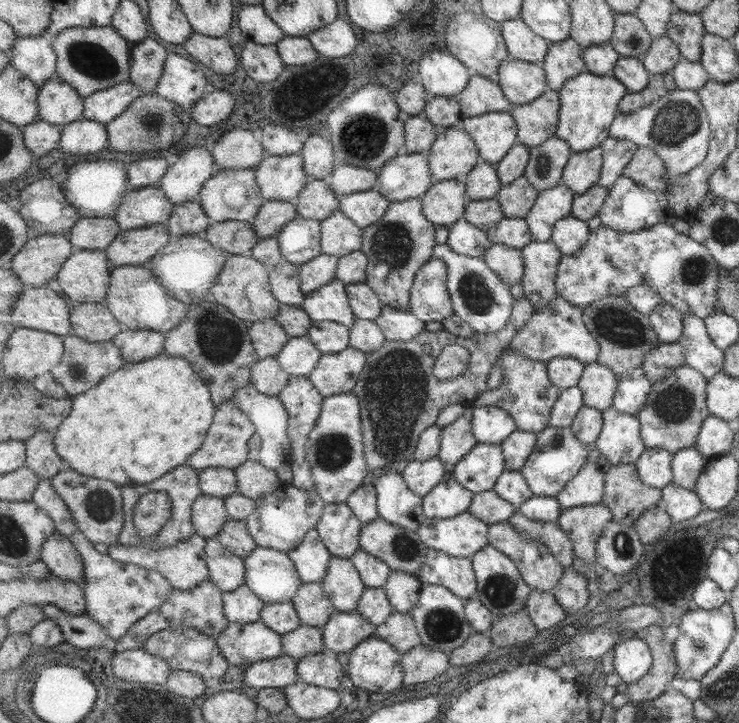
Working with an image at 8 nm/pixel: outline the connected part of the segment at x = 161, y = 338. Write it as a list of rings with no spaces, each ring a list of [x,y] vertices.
[[[126,328],[113,341],[121,349],[126,362],[143,362],[164,353],[166,336],[161,332],[148,329]]]

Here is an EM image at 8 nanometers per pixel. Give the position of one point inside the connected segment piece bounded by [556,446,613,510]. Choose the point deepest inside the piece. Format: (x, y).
(587, 488)

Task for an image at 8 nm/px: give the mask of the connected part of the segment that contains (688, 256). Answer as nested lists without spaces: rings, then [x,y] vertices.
[[[662,223],[646,230],[619,232],[601,224],[580,252],[563,256],[556,289],[565,300],[584,308],[609,295],[625,296],[630,288],[645,285],[660,293],[664,302],[673,305],[683,317],[703,319],[717,309],[719,267],[703,244],[678,233],[672,225]]]

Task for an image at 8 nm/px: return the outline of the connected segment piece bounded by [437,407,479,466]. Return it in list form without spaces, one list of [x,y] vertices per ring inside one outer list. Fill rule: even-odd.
[[[473,407],[455,423],[442,427],[442,443],[437,456],[447,465],[456,466],[479,443],[472,431]]]

